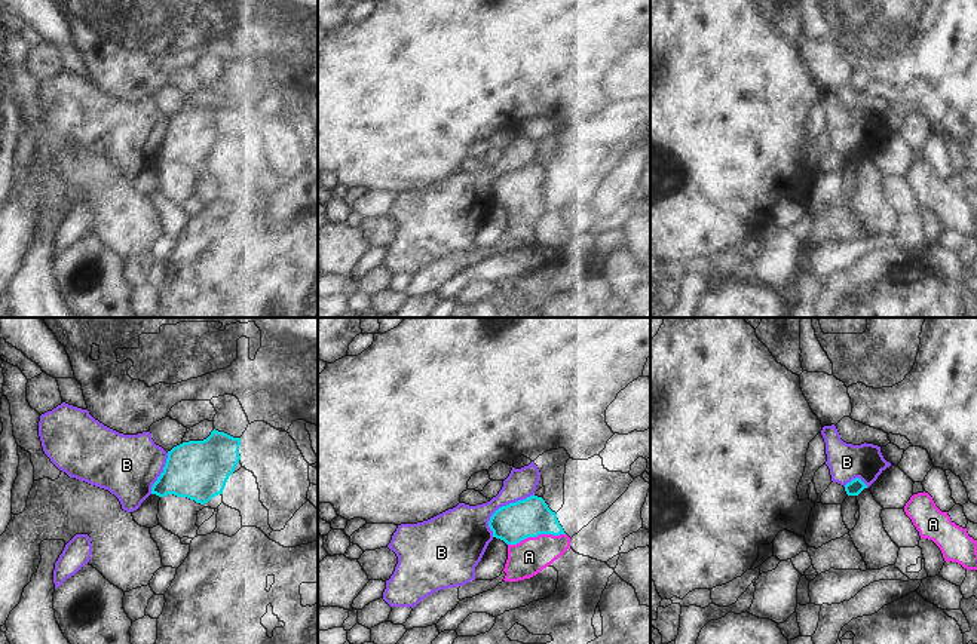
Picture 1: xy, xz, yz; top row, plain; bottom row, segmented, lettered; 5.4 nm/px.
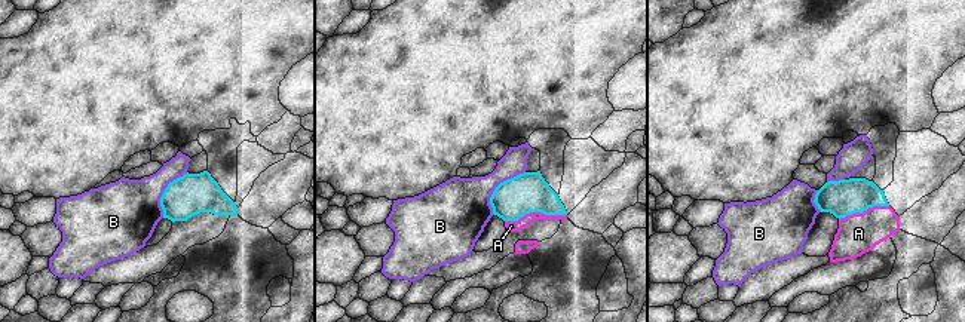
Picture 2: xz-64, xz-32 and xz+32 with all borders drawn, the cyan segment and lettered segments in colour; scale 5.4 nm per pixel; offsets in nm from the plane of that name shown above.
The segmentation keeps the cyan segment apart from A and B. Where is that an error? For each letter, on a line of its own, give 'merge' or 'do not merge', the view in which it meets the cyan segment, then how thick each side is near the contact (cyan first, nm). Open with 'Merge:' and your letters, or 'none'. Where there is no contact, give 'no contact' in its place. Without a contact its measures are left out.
Merge: A
A: merge | xz | 200/200 nm
B: do not merge | xz | 200/280 nm

